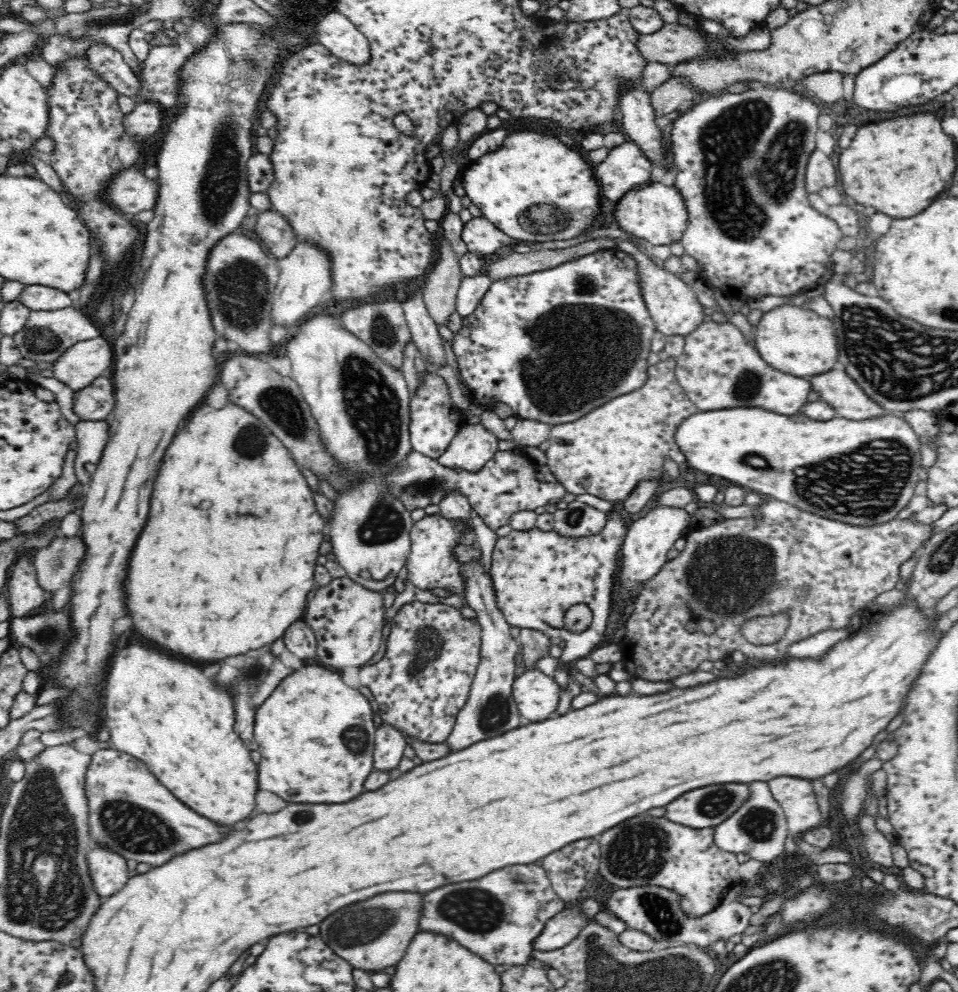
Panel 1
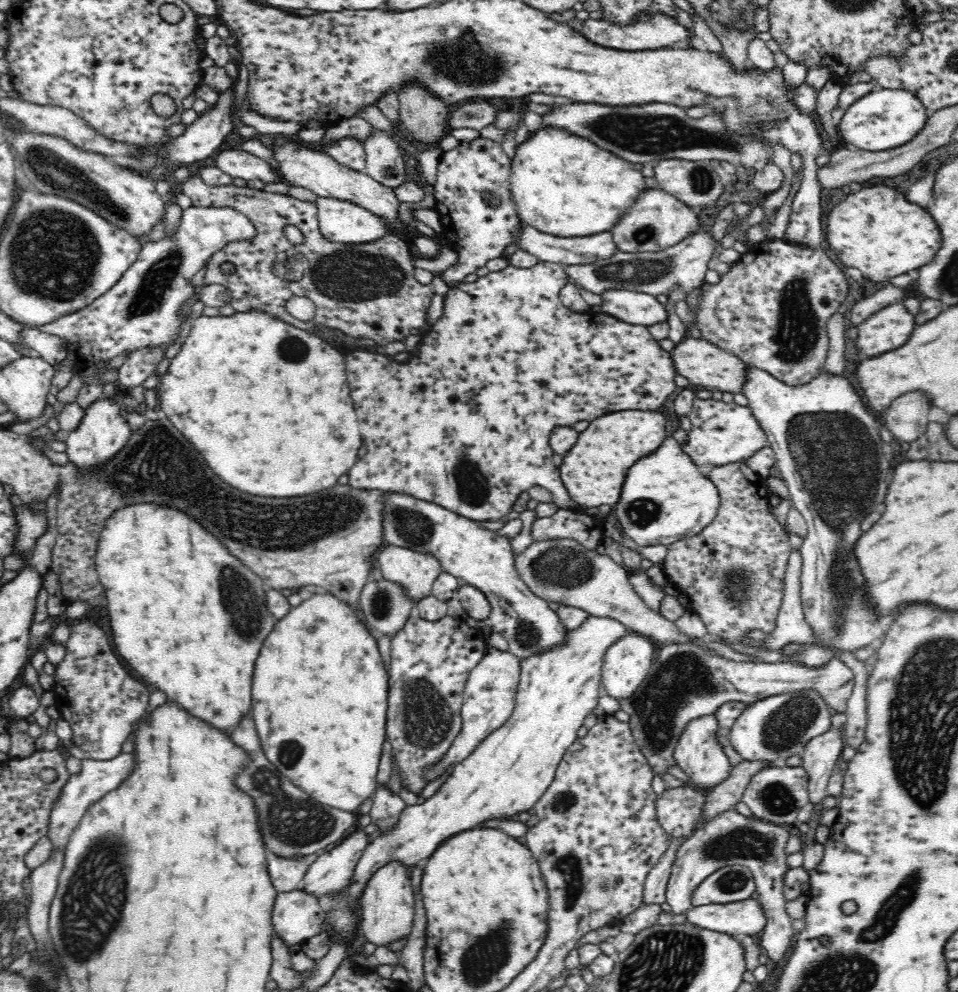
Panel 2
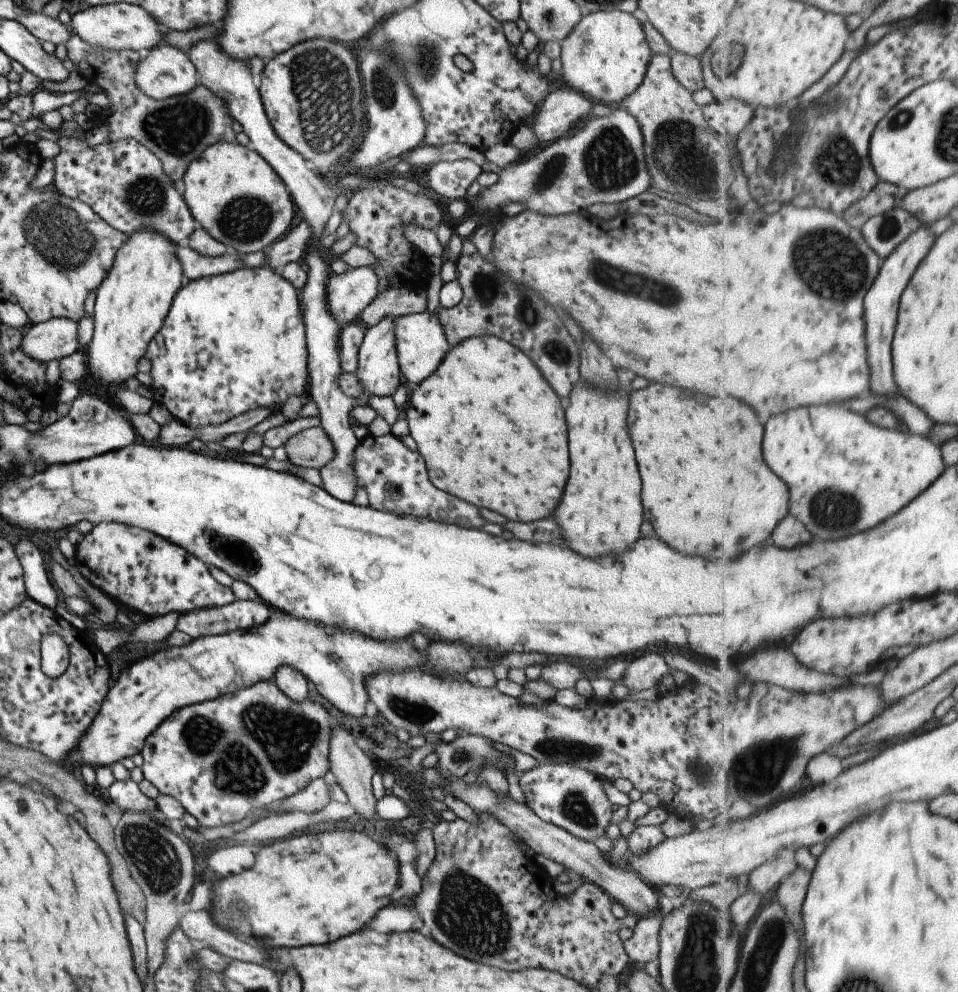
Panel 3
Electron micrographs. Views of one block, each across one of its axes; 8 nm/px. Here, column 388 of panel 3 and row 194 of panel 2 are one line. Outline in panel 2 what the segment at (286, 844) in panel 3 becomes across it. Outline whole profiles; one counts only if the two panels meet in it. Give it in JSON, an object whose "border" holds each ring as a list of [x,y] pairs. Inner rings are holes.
{"border":[[[882,184],[864,188],[858,194],[848,196],[844,202],[832,208],[832,212],[827,216],[827,240],[831,250],[836,253],[836,258],[842,264],[850,268],[858,268],[864,274],[864,278],[872,282],[882,282],[928,264],[942,244],[938,226],[934,224],[930,214],[918,208],[918,204],[910,204],[904,198],[904,194],[896,194],[894,188],[882,186]]]}

